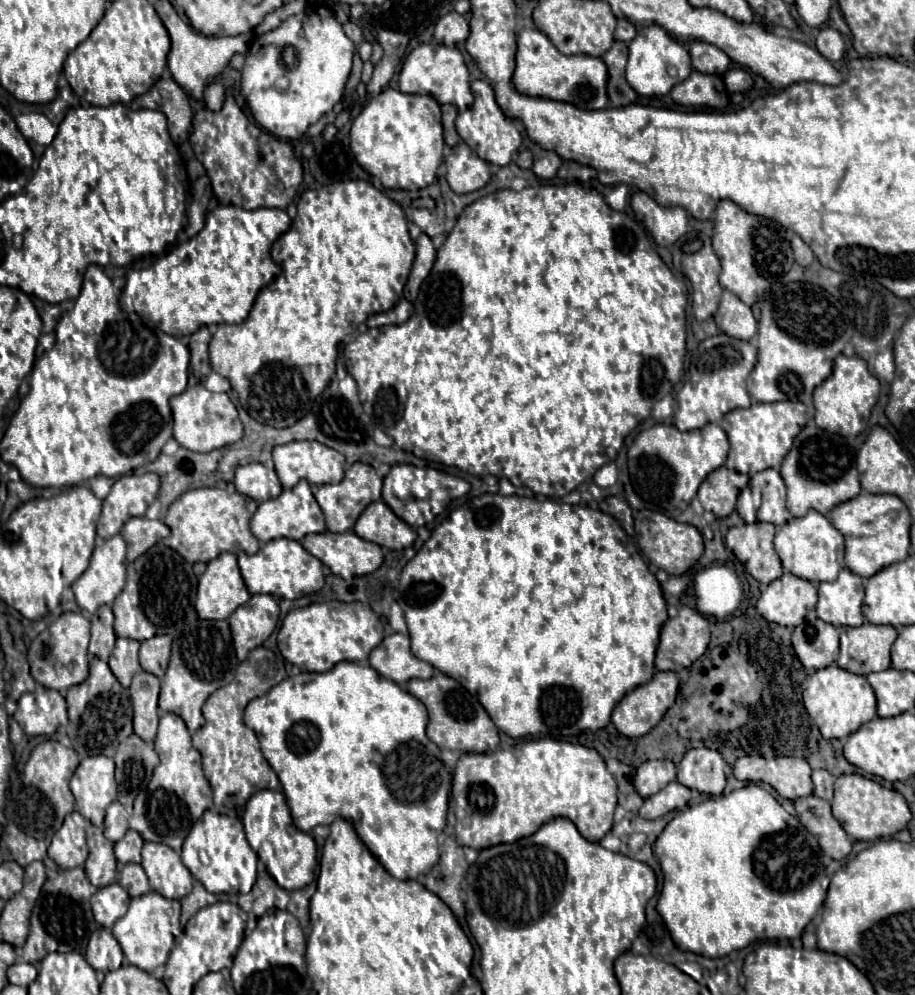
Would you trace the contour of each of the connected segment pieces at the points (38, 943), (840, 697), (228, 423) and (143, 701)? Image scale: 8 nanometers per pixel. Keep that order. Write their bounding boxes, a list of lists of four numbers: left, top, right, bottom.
[[22,867,98,963],[802,665,876,739],[170,383,244,453],[130,671,160,743]]

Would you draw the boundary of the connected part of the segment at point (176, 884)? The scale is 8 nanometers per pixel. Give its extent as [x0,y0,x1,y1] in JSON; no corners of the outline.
[142,843,192,899]

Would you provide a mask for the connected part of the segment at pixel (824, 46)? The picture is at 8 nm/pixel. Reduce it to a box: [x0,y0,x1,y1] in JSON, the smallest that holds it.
[816,27,844,61]

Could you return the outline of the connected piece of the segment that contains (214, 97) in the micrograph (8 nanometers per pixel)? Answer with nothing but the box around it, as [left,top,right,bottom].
[204,81,224,111]

